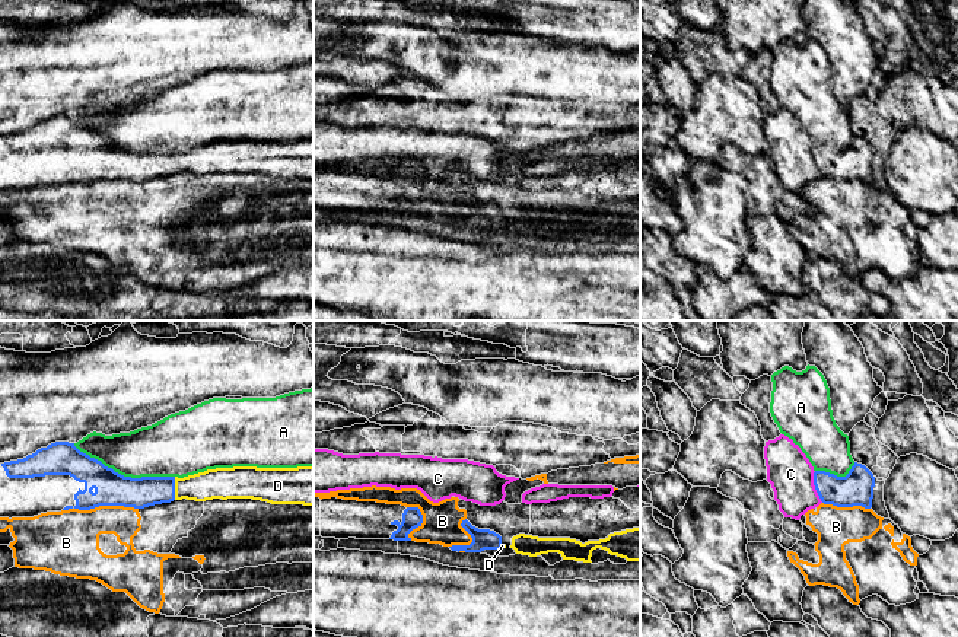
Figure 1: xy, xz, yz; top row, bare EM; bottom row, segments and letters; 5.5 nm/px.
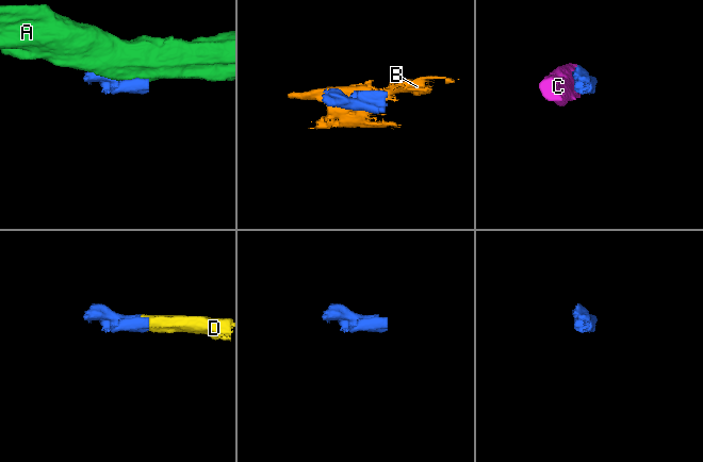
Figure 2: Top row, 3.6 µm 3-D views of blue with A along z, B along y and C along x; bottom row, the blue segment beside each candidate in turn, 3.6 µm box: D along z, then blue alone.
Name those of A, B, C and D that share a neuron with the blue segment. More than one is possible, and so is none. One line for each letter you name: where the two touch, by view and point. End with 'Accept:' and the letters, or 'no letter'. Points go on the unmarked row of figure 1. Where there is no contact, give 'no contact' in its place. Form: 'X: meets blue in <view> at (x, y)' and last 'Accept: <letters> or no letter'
D: meets blue in xy at (174, 162)
Accept: D

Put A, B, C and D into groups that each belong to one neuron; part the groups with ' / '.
A / B / C / D

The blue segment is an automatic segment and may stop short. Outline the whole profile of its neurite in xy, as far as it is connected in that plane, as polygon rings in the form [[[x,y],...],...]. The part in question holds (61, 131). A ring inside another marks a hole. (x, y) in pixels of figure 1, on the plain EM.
[[[55,115],[23,133],[0,137],[0,191],[34,191],[69,182],[90,184],[99,179],[144,182],[174,173],[252,172],[271,178],[314,179],[314,140],[216,141],[178,150],[131,152],[80,125],[74,117]]]

